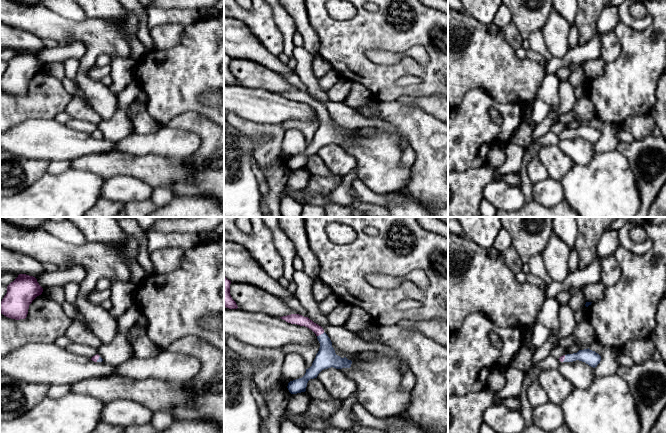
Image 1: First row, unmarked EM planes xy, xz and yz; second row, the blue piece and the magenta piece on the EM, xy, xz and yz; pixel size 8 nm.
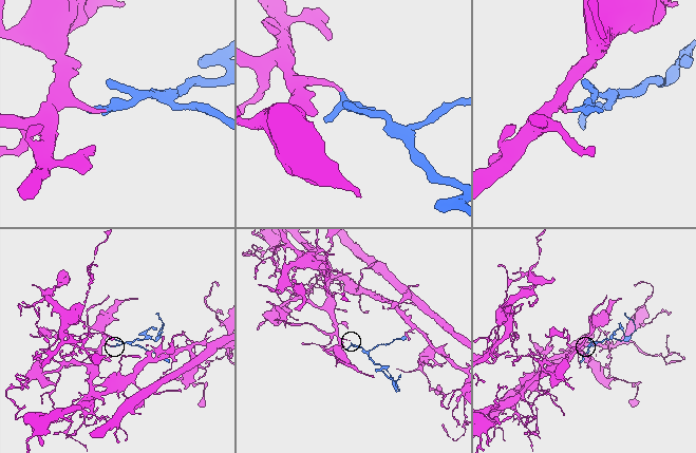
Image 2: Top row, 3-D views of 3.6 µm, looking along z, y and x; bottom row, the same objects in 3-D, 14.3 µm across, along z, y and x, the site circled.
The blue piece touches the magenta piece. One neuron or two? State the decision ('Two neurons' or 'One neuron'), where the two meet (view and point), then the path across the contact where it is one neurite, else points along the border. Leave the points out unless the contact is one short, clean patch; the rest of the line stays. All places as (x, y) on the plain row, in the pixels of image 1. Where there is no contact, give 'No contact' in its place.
One neuron. Touches blue at xz (321, 110). Path across: xz (326, 133), (326, 121), (321, 110), (307, 98), (297, 95)

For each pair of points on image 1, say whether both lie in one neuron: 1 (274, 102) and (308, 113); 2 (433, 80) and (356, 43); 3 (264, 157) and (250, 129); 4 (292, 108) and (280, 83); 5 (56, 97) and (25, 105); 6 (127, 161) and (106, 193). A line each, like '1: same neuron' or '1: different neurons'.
1: same neuron
2: same neuron
3: same neuron
4: different neurons
5: same neuron
6: different neurons

